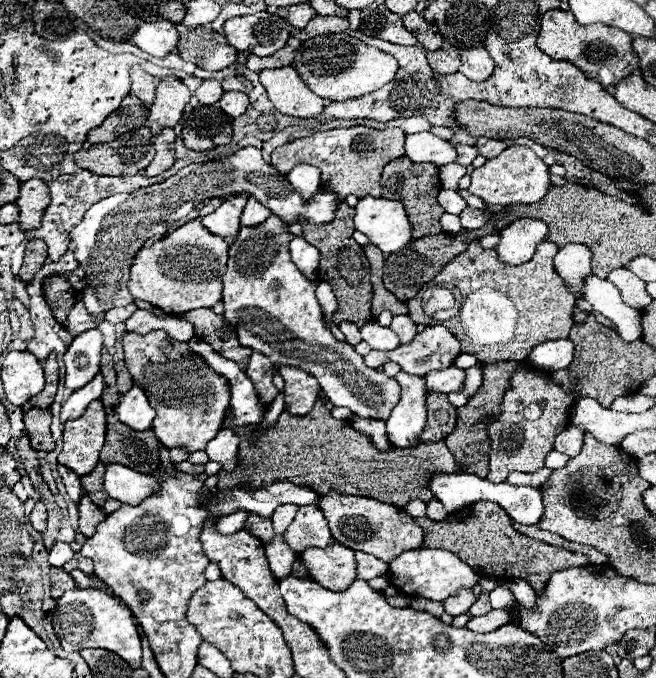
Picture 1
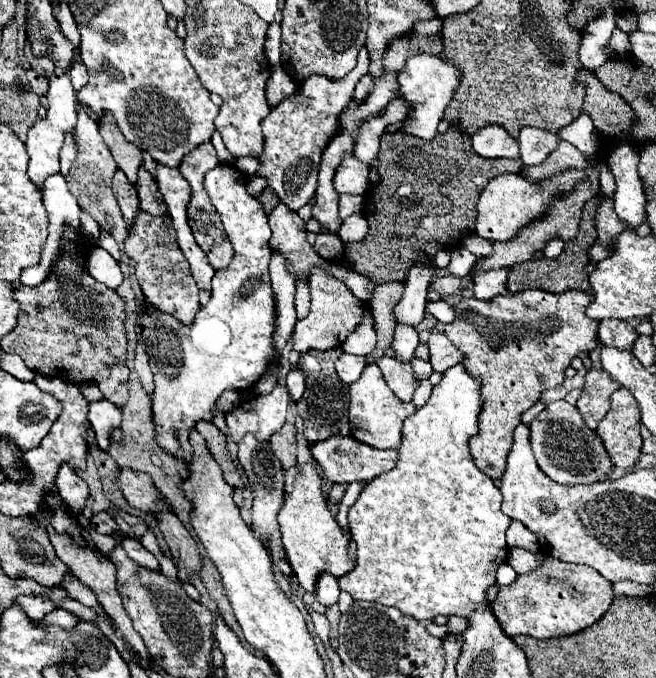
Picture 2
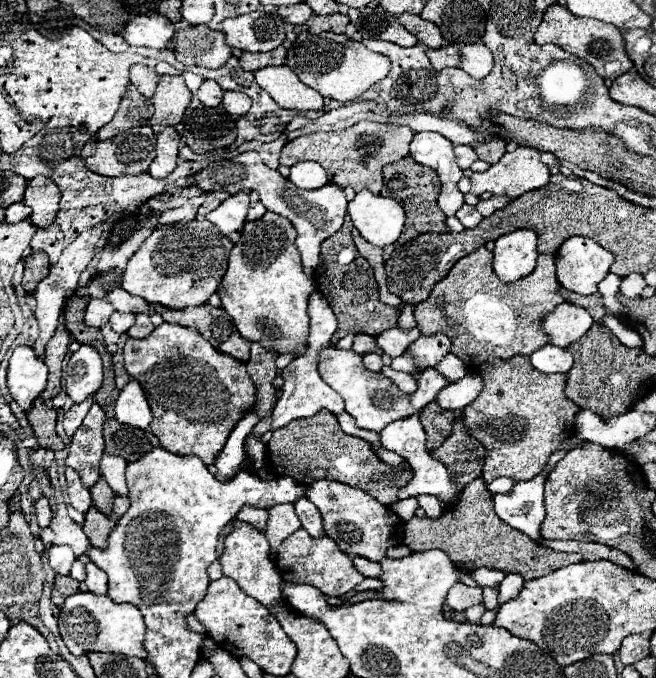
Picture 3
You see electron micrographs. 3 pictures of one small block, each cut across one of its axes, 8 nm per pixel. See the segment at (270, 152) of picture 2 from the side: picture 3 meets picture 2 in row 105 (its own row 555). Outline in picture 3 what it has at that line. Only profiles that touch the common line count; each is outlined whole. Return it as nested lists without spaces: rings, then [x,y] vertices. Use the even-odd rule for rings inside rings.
[[[302,528],[282,542],[278,550],[278,570],[284,580],[296,584],[312,584],[320,588],[326,596],[342,596],[366,578],[354,568],[350,556],[344,554],[328,536],[316,540],[308,536],[308,532],[304,532]]]

